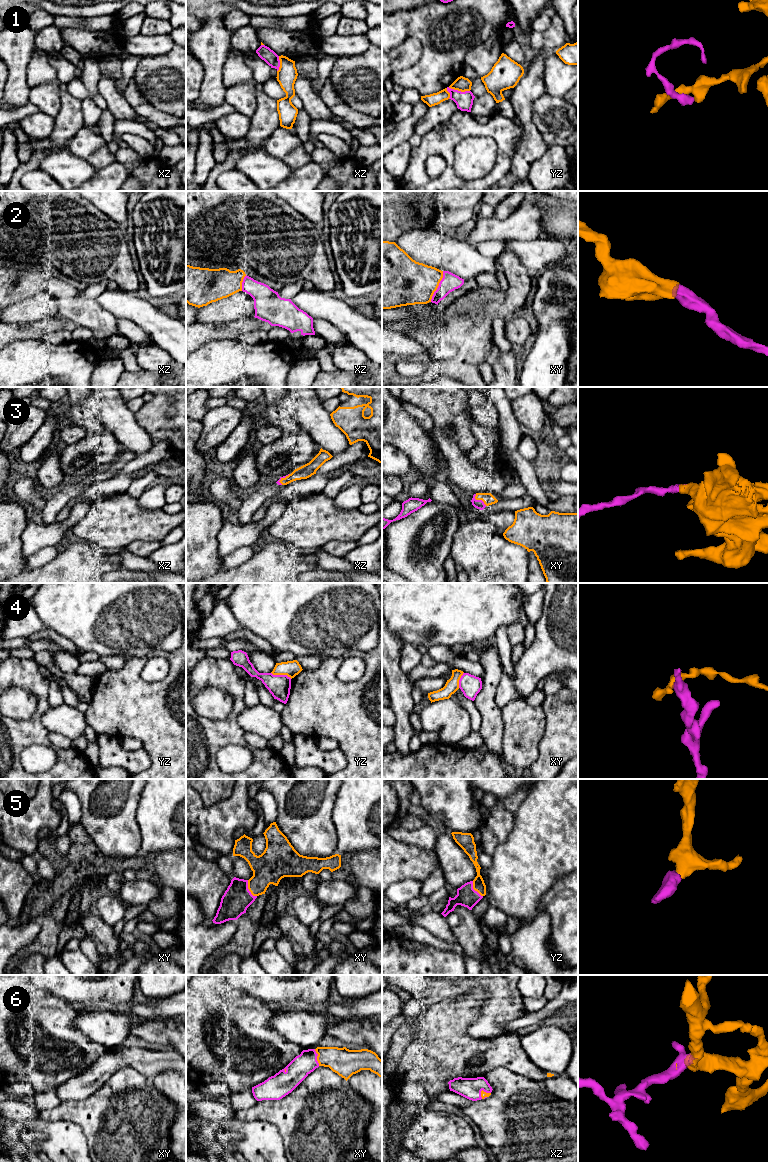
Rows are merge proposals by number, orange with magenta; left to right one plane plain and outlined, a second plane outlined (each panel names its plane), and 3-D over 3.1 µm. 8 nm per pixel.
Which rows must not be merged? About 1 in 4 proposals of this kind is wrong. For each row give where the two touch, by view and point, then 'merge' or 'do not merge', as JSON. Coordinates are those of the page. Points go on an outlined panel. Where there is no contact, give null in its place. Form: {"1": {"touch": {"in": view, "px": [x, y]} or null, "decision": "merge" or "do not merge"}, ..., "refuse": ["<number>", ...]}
{"1": {"touch": {"in": "yz", "px": [458, 90]}, "decision": "do not merge"}, "2": {"touch": {"in": "xy", "px": [438, 285]}, "decision": "merge"}, "3": {"touch": {"in": "xy", "px": [479, 499]}, "decision": "merge"}, "4": {"touch": {"in": "yz", "px": [281, 674]}, "decision": "do not merge"}, "5": {"touch": {"in": "xy", "px": [248, 888]}, "decision": "merge"}, "6": {"touch": {"in": "xy", "px": [317, 1057]}, "decision": "merge"}, "refuse": ["1", "4"]}

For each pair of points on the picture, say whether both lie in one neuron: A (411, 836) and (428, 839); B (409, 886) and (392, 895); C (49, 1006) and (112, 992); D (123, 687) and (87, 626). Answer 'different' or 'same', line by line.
A: same
B: same
C: different
D: different

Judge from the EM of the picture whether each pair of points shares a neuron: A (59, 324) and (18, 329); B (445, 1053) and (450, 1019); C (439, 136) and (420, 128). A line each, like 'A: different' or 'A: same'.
A: same
B: same
C: different

